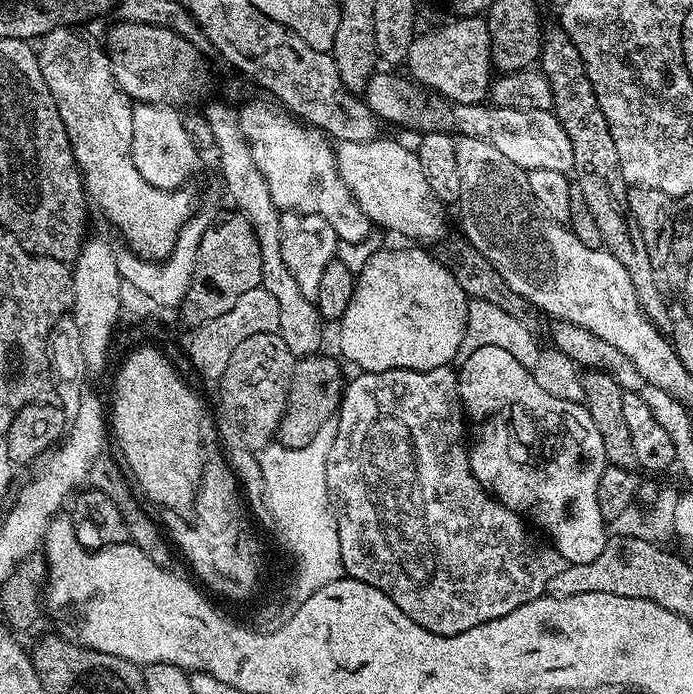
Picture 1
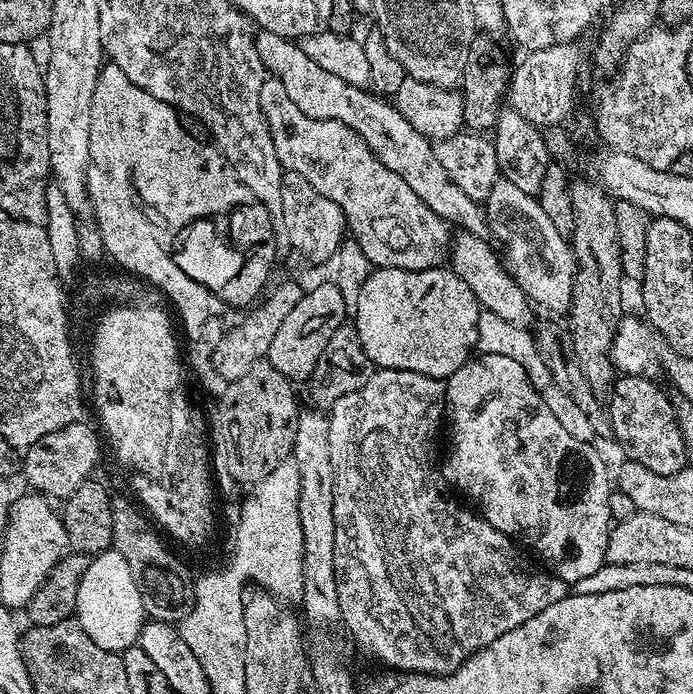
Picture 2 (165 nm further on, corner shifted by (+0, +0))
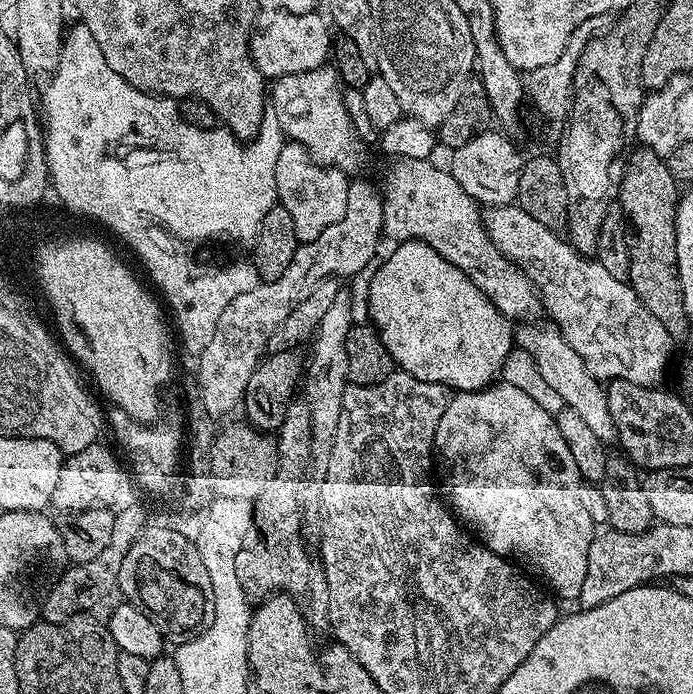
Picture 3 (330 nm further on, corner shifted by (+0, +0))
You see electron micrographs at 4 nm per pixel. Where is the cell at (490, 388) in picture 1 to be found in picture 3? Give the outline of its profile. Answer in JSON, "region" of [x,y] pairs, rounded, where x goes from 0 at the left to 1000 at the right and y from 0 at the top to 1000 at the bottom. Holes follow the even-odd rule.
{"region":[[[711,550],[703,559],[691,559],[687,565],[658,565],[648,575],[644,591],[638,591],[638,602],[632,602],[632,620],[626,625],[626,669],[632,676],[633,702],[649,728],[651,736],[659,751],[685,777],[691,778],[698,788],[707,791],[713,798],[726,801],[758,820],[769,818],[792,841],[789,846],[810,866],[812,866],[811,863],[827,865],[827,867],[835,866],[840,839],[846,833],[846,804],[851,804],[851,781],[857,771],[857,759],[854,761],[857,746],[851,741],[851,735],[847,733],[844,720],[846,693],[838,686],[834,670],[828,666],[817,637],[811,633],[811,625],[802,612],[802,599],[798,595],[782,591],[782,585],[776,585],[776,579],[771,579],[771,573],[763,573],[756,563],[747,562],[747,556],[736,556],[726,550]]]}

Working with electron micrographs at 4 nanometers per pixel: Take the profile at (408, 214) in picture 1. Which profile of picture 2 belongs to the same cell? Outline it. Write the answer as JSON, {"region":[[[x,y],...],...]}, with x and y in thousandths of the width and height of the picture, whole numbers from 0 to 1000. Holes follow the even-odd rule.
{"region":[[[665,333],[662,339],[659,346],[657,341],[649,357],[649,389],[661,401],[667,401],[667,406],[672,406],[672,412],[678,412],[678,418],[684,418],[684,429],[693,437],[697,448],[719,452],[719,458],[724,458],[724,464],[737,467],[742,473],[760,474],[763,471],[760,467],[769,465],[769,439],[759,422],[747,412],[747,406],[742,406],[733,388],[727,385],[717,359],[694,340],[685,340],[672,333]]]}

